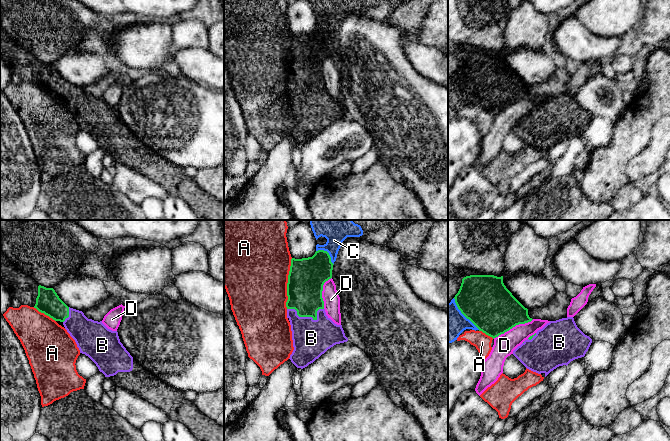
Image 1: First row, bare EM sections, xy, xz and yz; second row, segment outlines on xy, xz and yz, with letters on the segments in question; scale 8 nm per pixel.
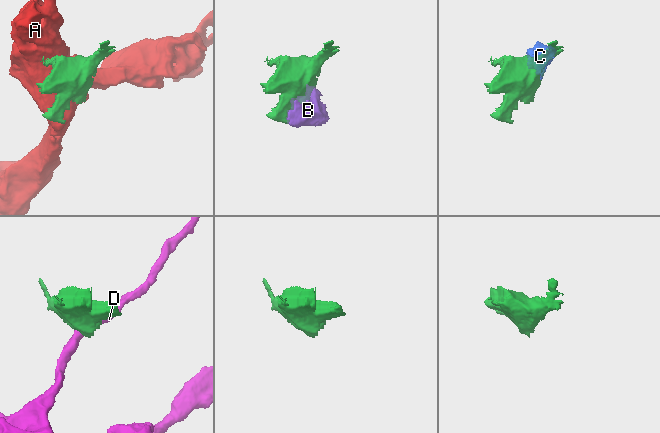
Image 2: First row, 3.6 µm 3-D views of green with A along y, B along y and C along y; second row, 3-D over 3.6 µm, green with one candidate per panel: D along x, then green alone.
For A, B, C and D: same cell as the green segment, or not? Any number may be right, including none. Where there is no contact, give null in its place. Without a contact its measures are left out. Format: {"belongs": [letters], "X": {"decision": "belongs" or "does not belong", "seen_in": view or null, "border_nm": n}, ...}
{"belongs": ["B", "C"], "A": {"decision": "does not belong", "seen_in": "xz", "border_nm": 420}, "B": {"decision": "belongs", "seen_in": "xz", "border_nm": 300}, "C": {"decision": "belongs", "seen_in": "xz", "border_nm": 180}, "D": {"decision": "does not belong", "seen_in": "yz", "border_nm": 360}}

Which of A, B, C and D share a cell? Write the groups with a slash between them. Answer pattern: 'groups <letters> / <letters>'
groups A / B C / D

